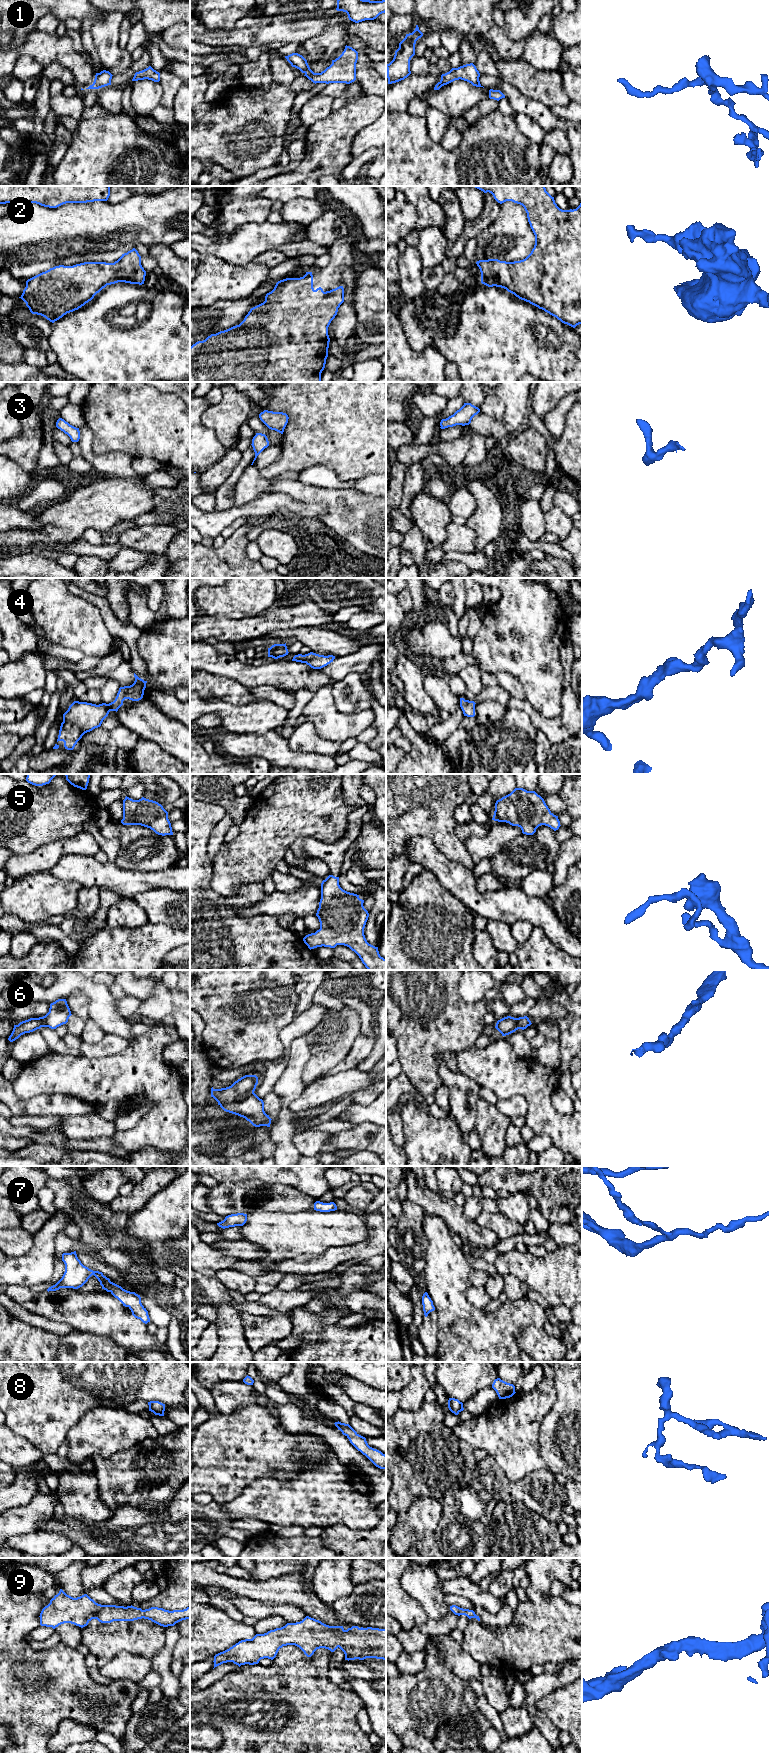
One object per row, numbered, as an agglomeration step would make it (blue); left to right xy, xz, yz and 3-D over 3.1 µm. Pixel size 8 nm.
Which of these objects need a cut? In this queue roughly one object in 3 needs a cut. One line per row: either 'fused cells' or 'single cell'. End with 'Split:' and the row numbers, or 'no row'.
1: single cell
2: single cell
3: single cell
4: single cell
5: single cell
6: single cell
7: single cell
8: single cell
9: single cell
Split: no row

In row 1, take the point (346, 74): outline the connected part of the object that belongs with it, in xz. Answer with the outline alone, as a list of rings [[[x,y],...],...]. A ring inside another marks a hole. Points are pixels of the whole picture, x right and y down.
[[[345,46],[342,54],[332,60],[332,64],[321,73],[314,73],[307,60],[298,53],[285,56],[292,67],[299,69],[313,83],[346,83],[350,84],[356,80],[356,63],[358,52],[350,46]]]

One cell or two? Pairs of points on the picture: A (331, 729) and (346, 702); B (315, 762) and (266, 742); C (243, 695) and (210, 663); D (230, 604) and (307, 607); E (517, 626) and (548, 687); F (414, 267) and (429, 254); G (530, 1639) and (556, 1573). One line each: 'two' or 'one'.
A: two
B: one
C: two
D: two
E: one
F: two
G: one

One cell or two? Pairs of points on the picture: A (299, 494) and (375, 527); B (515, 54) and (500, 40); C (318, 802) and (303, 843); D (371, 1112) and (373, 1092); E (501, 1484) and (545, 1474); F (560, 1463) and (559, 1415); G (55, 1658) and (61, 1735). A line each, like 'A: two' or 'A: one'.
A: one
B: one
C: two
D: two
E: one
F: one
G: two

